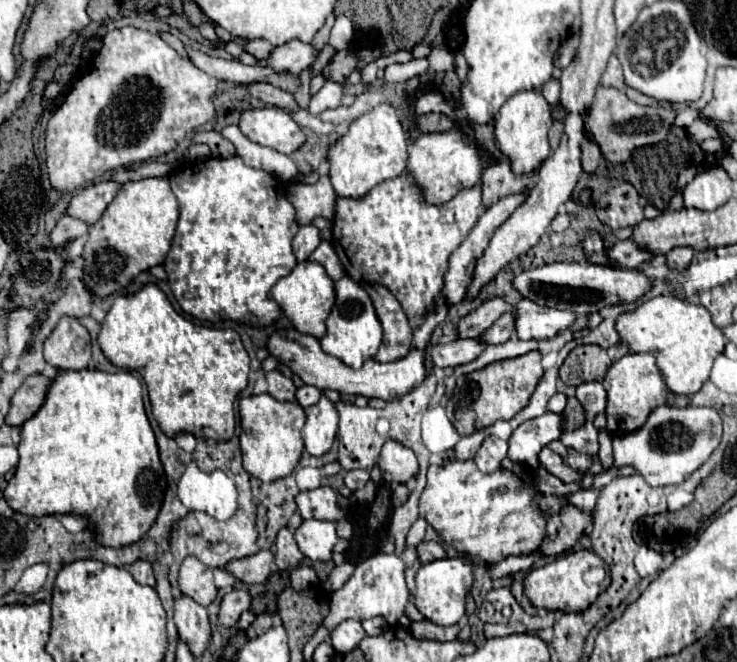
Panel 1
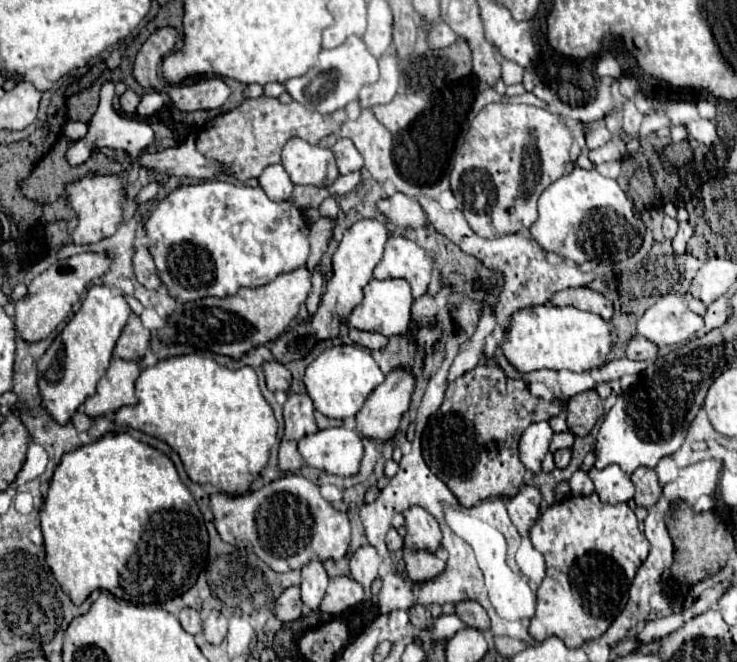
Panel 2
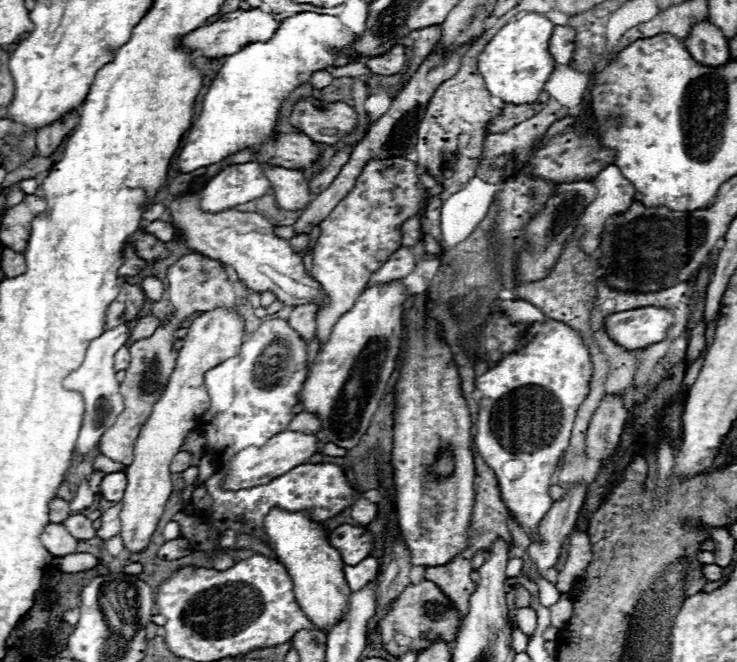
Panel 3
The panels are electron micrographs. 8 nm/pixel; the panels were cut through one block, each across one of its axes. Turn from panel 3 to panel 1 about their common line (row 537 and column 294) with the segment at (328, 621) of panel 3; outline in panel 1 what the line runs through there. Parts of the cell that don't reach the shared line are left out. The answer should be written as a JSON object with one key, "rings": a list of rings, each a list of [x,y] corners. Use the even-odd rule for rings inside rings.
{"rings":[[[310,260],[298,262],[290,274],[286,274],[274,284],[272,296],[298,332],[310,334],[318,340],[324,336],[324,330],[326,330],[324,322],[336,302],[336,286],[334,286],[334,280],[326,274],[326,270],[318,262],[310,262]]]}

